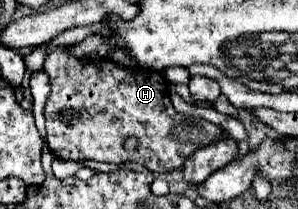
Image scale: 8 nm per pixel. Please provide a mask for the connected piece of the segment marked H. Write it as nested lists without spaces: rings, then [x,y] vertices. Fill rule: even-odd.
[[[57,46],[45,58],[45,72],[51,80],[51,96],[45,104],[45,118],[47,118],[47,142],[55,158],[59,160],[97,160],[97,162],[139,162],[147,166],[147,170],[155,174],[173,172],[183,168],[183,162],[199,148],[209,146],[217,140],[227,138],[225,130],[217,128],[215,124],[207,122],[205,118],[195,118],[187,114],[175,112],[169,92],[167,80],[161,72],[145,70],[145,66],[119,66],[109,58],[103,60],[87,60],[69,54],[71,46]],[[137,138],[137,150],[125,150],[125,140]]]

